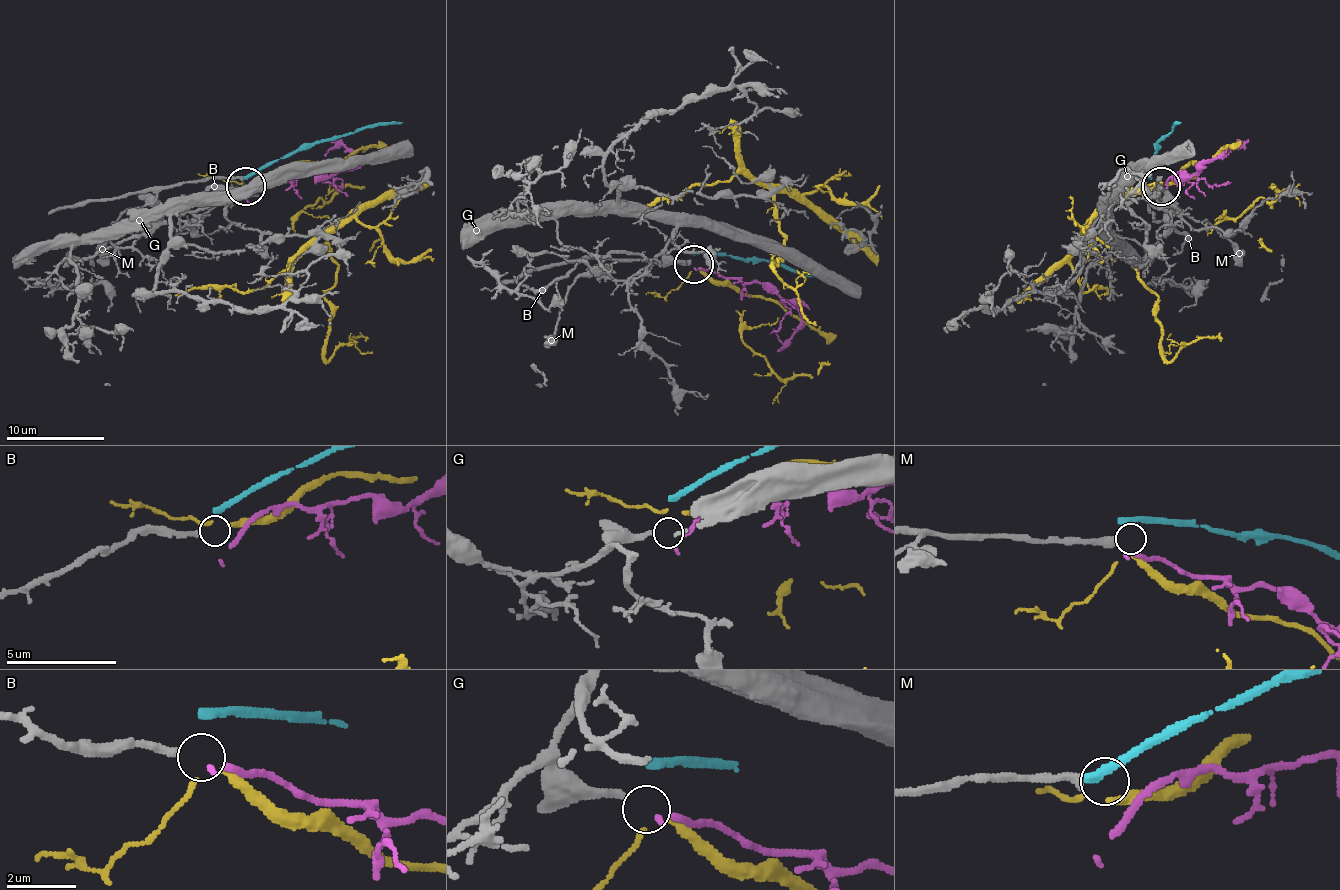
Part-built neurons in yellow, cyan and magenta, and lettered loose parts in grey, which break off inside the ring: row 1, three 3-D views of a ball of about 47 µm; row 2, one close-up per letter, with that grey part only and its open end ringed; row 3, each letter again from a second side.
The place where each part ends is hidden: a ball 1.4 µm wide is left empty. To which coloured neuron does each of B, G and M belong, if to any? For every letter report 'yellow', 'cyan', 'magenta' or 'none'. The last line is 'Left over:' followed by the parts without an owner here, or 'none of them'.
B: yellow
G: magenta
M: none
Left over: M

